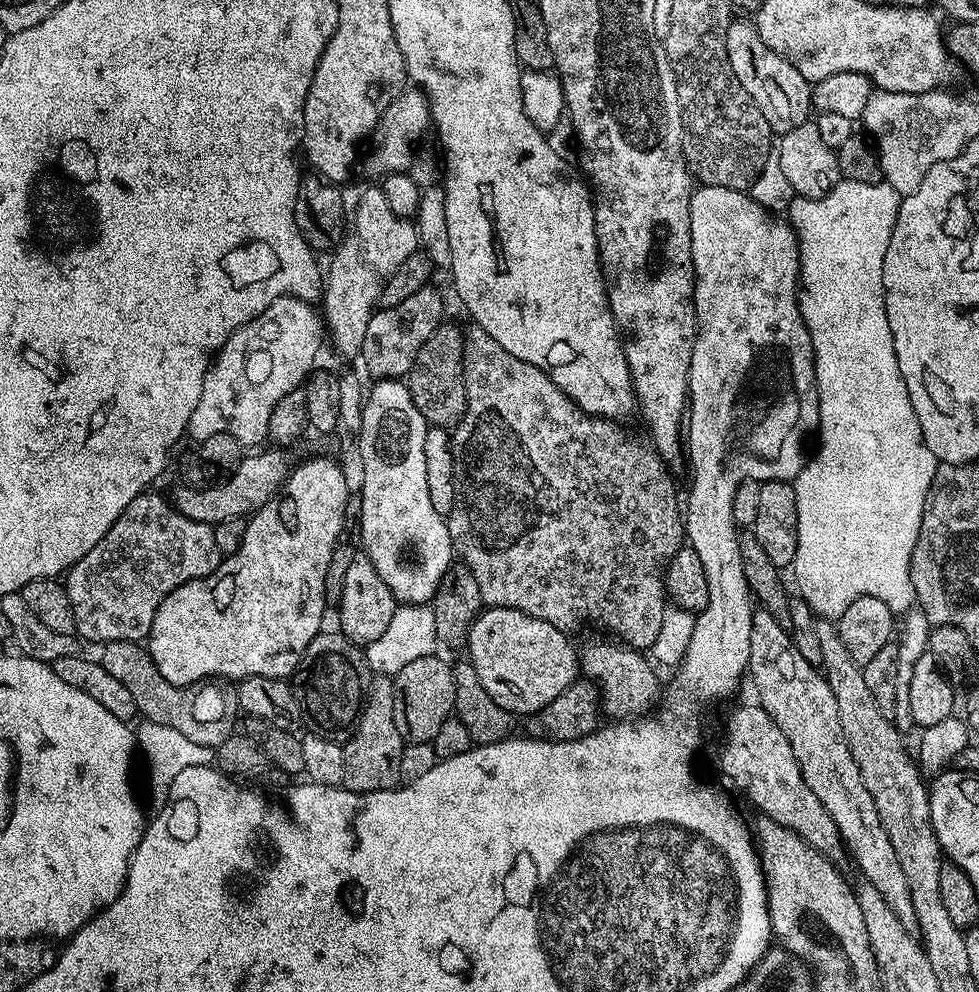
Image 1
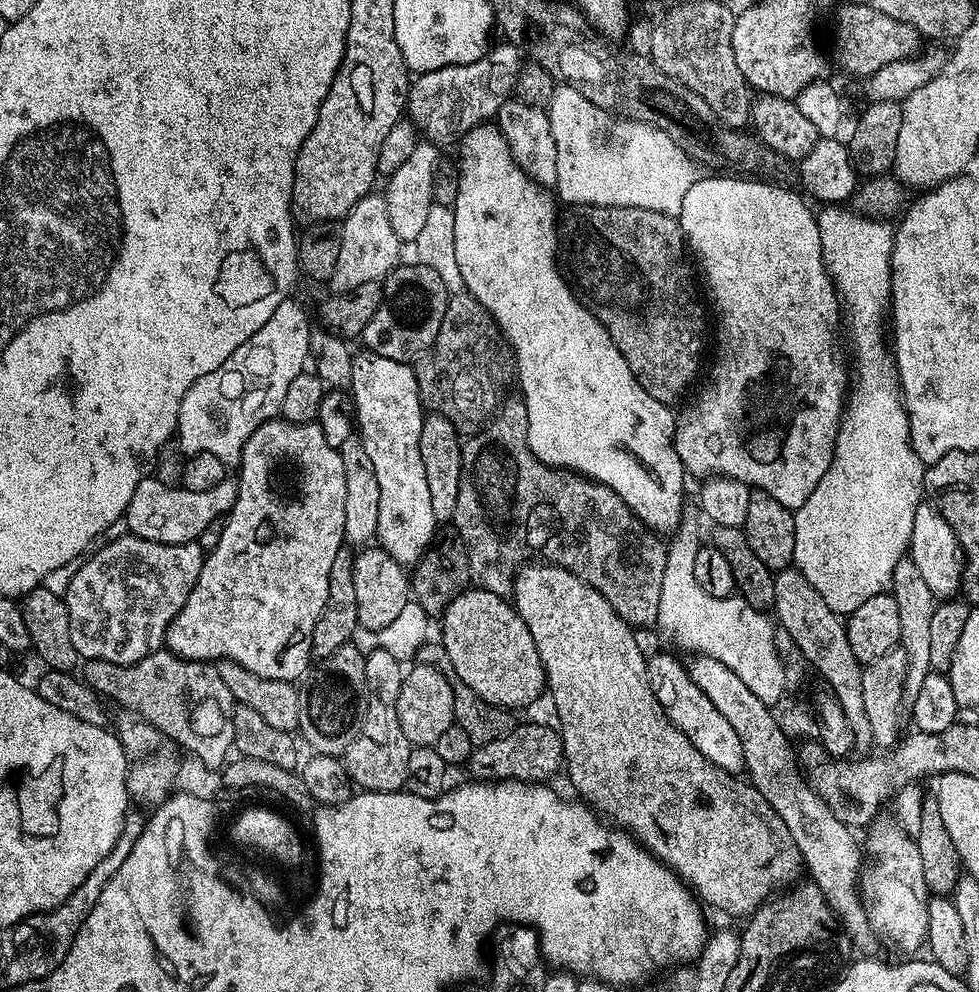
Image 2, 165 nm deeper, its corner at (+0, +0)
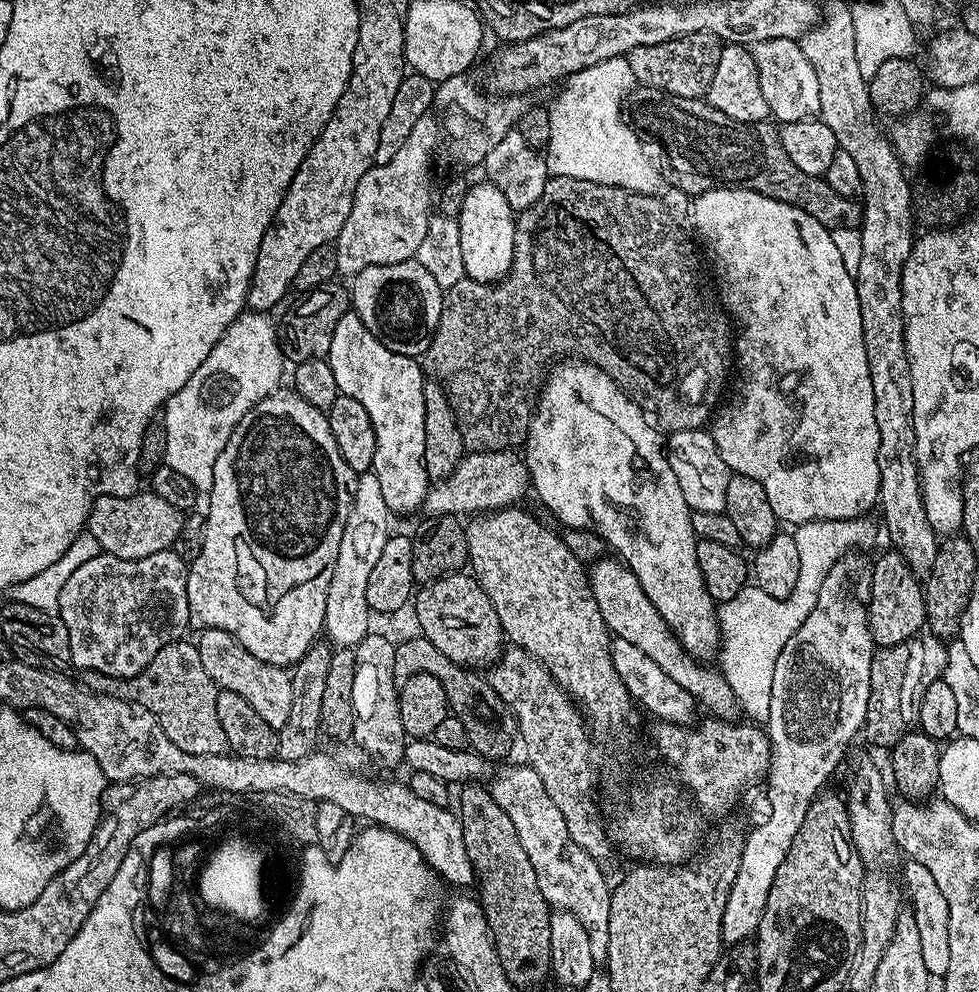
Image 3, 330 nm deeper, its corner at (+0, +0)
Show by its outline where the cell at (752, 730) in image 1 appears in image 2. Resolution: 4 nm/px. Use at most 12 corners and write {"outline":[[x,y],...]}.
{"outline":[[668,652],[649,655],[662,710],[714,766],[745,771],[734,726]]}

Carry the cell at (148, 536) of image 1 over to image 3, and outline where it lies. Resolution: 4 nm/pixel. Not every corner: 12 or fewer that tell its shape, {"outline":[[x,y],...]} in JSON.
{"outline":[[173,550],[101,554],[58,598],[72,664],[119,680],[190,628]]}

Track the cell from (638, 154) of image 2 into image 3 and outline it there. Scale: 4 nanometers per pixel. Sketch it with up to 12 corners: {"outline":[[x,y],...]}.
{"outline":[[627,56],[569,76],[553,98],[552,176],[651,193],[660,168],[616,96]]}

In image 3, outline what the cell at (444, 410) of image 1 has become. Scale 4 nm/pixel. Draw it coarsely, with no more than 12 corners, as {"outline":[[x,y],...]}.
{"outline":[[552,176],[515,263],[444,289],[423,354],[468,452],[546,373],[665,433],[734,360],[689,193]]}

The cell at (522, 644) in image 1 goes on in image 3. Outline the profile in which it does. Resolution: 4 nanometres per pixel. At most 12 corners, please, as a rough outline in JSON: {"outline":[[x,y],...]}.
{"outline":[[458,571],[415,593],[419,631],[450,662],[500,659],[498,610]]}

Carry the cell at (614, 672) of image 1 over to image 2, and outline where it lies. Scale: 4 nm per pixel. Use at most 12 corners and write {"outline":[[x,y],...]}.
{"outline":[[528,562],[577,797],[706,904],[801,879],[786,822],[670,722],[632,625]]}

